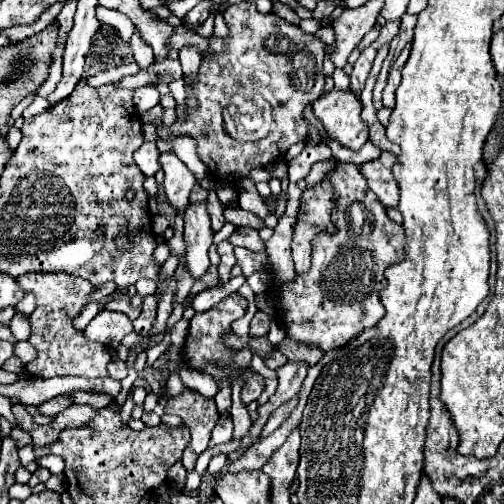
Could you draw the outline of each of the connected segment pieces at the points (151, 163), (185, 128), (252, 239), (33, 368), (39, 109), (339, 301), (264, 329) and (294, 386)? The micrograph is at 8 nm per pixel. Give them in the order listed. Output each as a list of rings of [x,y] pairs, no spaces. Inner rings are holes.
[[[144,142],[136,152],[134,152],[134,162],[138,164],[138,168],[144,172],[144,176],[154,176],[160,170],[160,162],[158,162],[158,146],[156,142]]]
[[[248,2],[228,6],[224,10],[224,20],[230,28],[230,38],[208,38],[208,54],[212,54],[212,58],[206,58],[198,70],[198,110],[186,110],[186,120],[182,124],[176,122],[170,128],[158,128],[158,136],[164,140],[168,140],[170,134],[188,134],[196,138],[200,160],[210,172],[220,180],[236,182],[246,178],[252,166],[264,168],[268,162],[282,158],[292,144],[308,138],[304,108],[324,90],[322,60],[326,44],[316,34],[308,34],[276,14],[260,14],[256,4]]]
[[[238,228],[238,230],[230,236],[230,240],[232,240],[232,244],[244,246],[244,248],[248,248],[248,250],[252,250],[252,252],[266,252],[266,244],[264,244],[264,240],[260,238],[258,230],[254,230],[254,228]]]
[[[64,272],[24,274],[18,278],[18,284],[24,288],[24,292],[36,294],[36,310],[30,316],[32,334],[28,342],[38,350],[38,356],[24,366],[26,374],[30,378],[52,378],[52,376],[106,378],[108,376],[106,366],[112,360],[108,346],[104,346],[102,342],[86,340],[84,332],[76,330],[72,324],[74,318],[82,312],[82,308],[90,302],[88,296],[92,296],[98,288],[84,278],[76,278]]]
[[[36,95],[33,102],[24,110],[22,116],[25,119],[29,119],[43,113],[48,108],[50,108],[48,101],[45,98]]]
[[[336,162],[336,168],[324,174],[324,178],[328,178],[334,188],[332,222],[336,230],[332,234],[328,230],[320,230],[320,234],[316,234],[316,238],[312,240],[310,270],[304,274],[296,274],[292,282],[278,286],[276,318],[284,324],[288,338],[296,340],[298,344],[318,346],[320,350],[328,352],[356,338],[364,328],[372,328],[384,316],[384,306],[380,302],[380,292],[386,286],[384,270],[404,258],[406,230],[402,224],[396,224],[394,220],[388,218],[386,208],[380,204],[376,194],[366,186],[358,166],[352,166],[348,162]]]
[[[258,311],[250,322],[250,336],[266,336],[270,330],[270,316]]]
[[[286,362],[284,366],[280,366],[276,372],[278,372],[278,390],[276,390],[276,394],[264,404],[264,406],[260,406],[258,408],[258,420],[254,422],[254,426],[250,428],[250,434],[248,436],[244,436],[244,440],[242,440],[242,446],[236,450],[236,452],[232,452],[230,456],[228,456],[228,460],[236,460],[238,456],[242,456],[246,450],[244,450],[244,446],[248,446],[248,442],[256,442],[256,434],[260,434],[260,426],[264,426],[264,420],[268,420],[268,414],[272,414],[280,404],[284,404],[284,402],[288,402],[290,398],[294,398],[298,392],[300,392],[300,386],[302,386],[302,382],[304,382],[304,378],[306,378],[306,372],[308,372],[308,362]]]

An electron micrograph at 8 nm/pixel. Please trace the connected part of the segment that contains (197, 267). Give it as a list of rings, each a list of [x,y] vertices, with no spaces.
[[[190,204],[186,210],[186,226],[184,226],[184,242],[186,242],[186,252],[184,252],[184,268],[190,272],[194,280],[202,280],[204,274],[210,270],[210,258],[208,258],[208,248],[212,246],[212,226],[210,226],[210,216],[206,212],[206,204]]]

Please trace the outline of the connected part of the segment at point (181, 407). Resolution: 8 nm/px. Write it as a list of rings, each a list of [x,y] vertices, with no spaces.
[[[186,388],[184,394],[168,400],[164,410],[168,410],[168,414],[178,414],[192,434],[190,444],[184,450],[184,458],[182,458],[182,462],[186,464],[186,470],[192,470],[194,466],[188,466],[188,464],[194,464],[194,456],[190,456],[190,460],[186,460],[186,454],[200,454],[208,448],[210,434],[220,418],[216,404],[214,404],[214,400],[208,400],[200,394],[196,394],[194,390]]]

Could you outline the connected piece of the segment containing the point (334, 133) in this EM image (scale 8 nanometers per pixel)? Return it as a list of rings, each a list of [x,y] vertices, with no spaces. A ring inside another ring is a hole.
[[[330,90],[312,108],[330,140],[338,140],[352,150],[358,150],[368,140],[370,130],[362,120],[362,102],[352,90]]]

